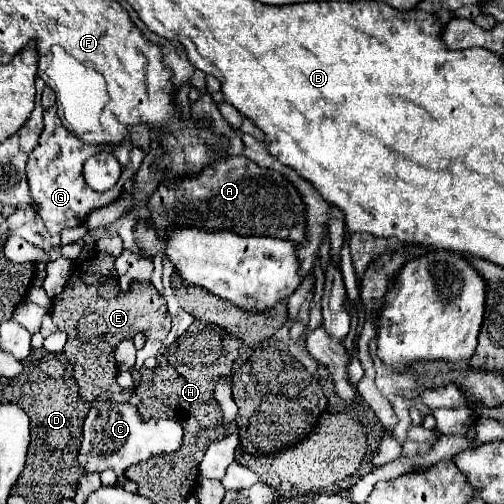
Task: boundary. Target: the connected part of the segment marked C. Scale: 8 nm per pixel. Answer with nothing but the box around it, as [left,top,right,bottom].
[79,399,183,473]

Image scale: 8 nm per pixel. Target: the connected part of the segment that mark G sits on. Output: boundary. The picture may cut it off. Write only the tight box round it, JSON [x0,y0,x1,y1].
[27,87,149,235]

